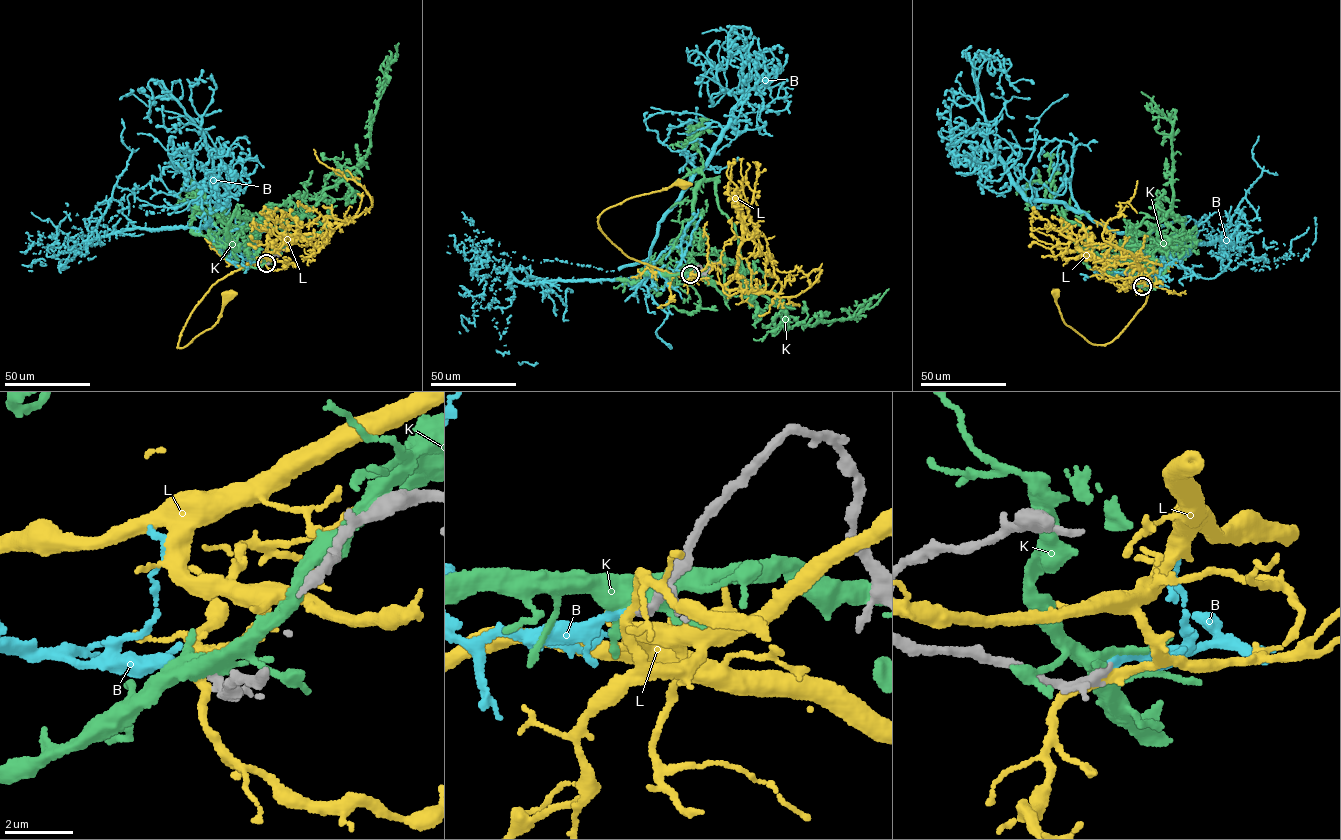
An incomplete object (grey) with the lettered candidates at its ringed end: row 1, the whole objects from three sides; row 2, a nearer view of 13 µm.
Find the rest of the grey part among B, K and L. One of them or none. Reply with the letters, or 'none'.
B

